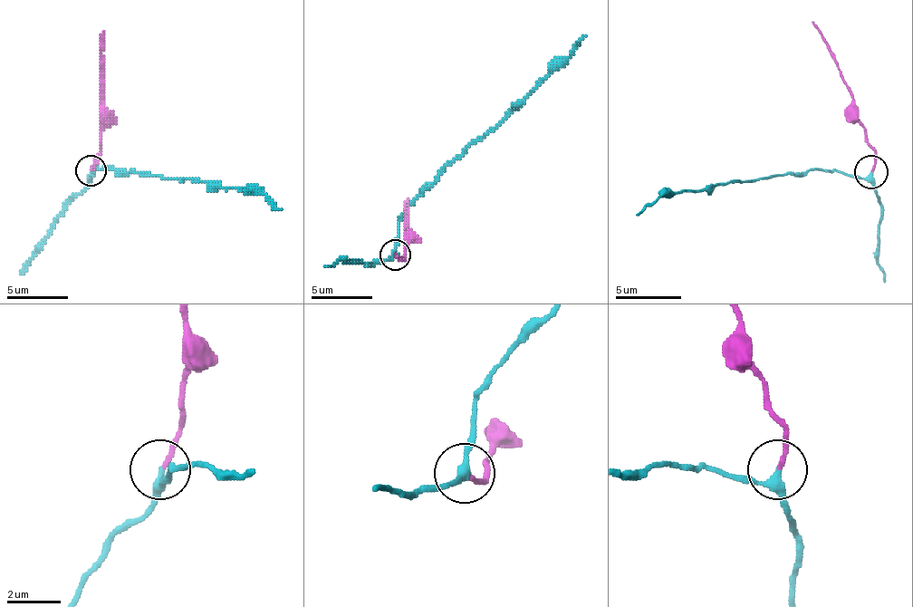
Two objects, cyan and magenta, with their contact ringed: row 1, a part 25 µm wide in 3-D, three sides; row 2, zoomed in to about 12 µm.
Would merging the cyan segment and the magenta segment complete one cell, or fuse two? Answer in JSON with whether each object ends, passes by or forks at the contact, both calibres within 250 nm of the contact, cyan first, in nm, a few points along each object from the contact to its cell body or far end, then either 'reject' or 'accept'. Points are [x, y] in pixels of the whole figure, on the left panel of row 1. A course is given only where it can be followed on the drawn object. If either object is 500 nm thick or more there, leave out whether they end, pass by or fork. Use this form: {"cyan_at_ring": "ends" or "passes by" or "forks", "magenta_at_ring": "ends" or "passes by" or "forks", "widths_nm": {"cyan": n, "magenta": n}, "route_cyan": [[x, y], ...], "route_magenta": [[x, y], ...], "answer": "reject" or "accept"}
{"cyan_at_ring": "passes by", "magenta_at_ring": "ends", "widths_nm": {"cyan": 280, "magenta": 160}, "route_cyan": [[91, 169], [91, 176], [94, 169], [143, 172], [257, 187], [282, 209]], "route_magenta": [[91, 169], [100, 148], [103, 99], [100, 52], [103, 32]], "answer": "accept"}

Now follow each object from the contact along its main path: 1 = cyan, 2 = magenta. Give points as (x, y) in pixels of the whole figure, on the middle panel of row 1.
1: (396, 254), (398, 217), (447, 165), (562, 63), (586, 36)
2: (396, 254), (405, 257), (408, 198)

